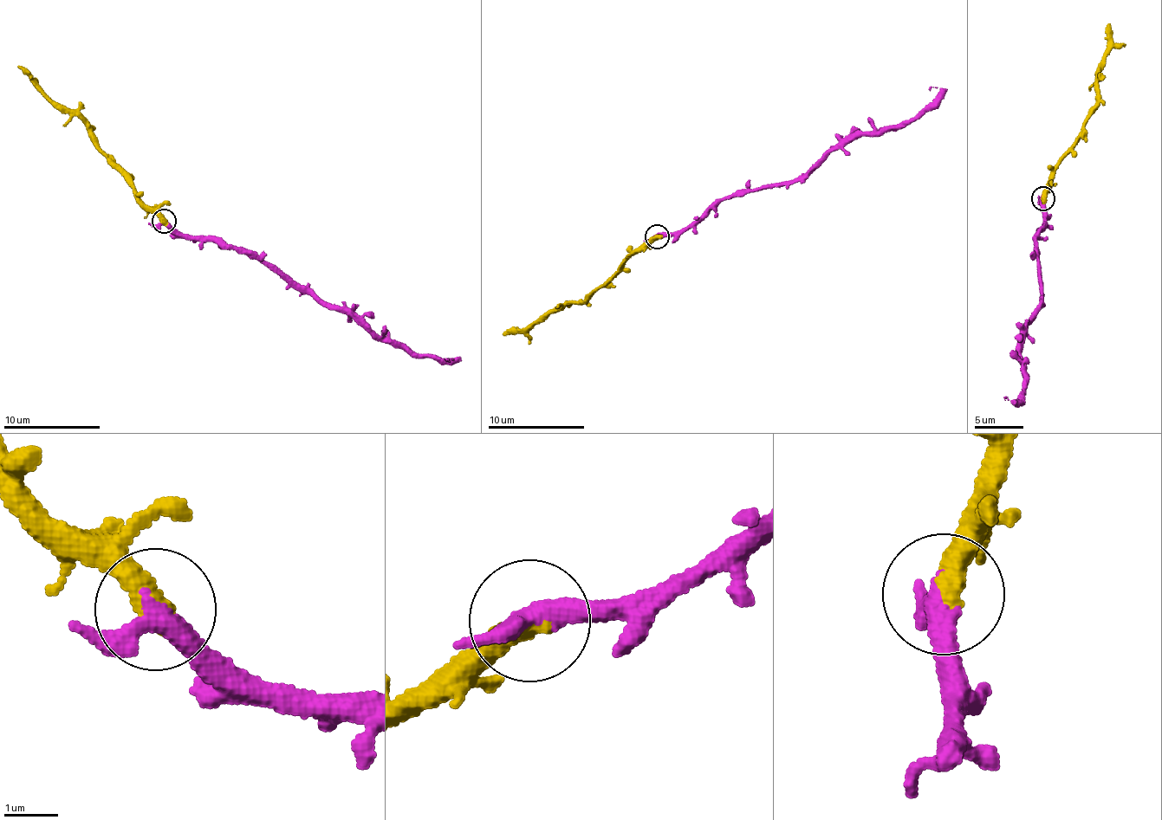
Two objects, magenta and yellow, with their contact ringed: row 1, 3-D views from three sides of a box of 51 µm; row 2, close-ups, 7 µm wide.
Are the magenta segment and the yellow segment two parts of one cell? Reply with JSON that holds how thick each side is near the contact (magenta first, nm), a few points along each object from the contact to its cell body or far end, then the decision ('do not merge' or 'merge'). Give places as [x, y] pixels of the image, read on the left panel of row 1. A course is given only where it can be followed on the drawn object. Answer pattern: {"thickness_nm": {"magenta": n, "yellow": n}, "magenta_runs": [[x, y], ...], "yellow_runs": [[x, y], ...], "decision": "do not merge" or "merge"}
{"thickness_nm": {"magenta": 360, "yellow": 500}, "magenta_runs": [[165, 220], [183, 234], [218, 236], [235, 249], [275, 265], [372, 332], [420, 353], [456, 359], [445, 360]], "yellow_runs": [[165, 220], [140, 199], [128, 175], [100, 149], [94, 132], [16, 66]], "decision": "merge"}

